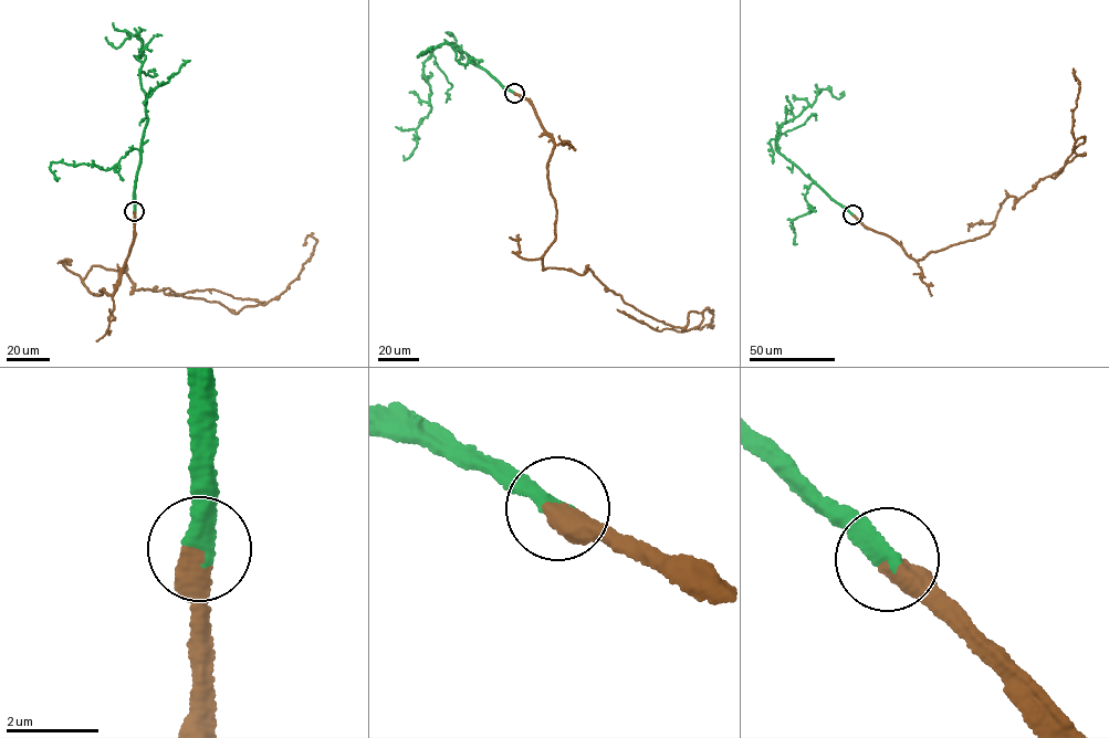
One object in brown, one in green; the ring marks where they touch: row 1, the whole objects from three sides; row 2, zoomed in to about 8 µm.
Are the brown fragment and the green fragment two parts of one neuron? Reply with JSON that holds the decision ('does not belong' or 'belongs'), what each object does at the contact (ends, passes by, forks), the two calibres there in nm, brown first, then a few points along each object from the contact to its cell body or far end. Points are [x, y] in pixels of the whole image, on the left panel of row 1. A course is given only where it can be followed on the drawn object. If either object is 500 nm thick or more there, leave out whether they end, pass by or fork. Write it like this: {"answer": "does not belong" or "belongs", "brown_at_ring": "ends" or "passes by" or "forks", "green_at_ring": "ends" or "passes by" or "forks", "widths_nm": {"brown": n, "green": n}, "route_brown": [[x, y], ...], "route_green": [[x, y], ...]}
{"answer": "belongs", "widths_nm": {"brown": 500, "green": 380}, "route_brown": [[134, 211], [118, 285], [95, 295], [83, 282], [98, 265], [236, 314], [265, 303], [164, 291]], "route_green": [[134, 211], [147, 122], [142, 62], [135, 58], [143, 54], [142, 39], [129, 34], [116, 49], [105, 38]]}

